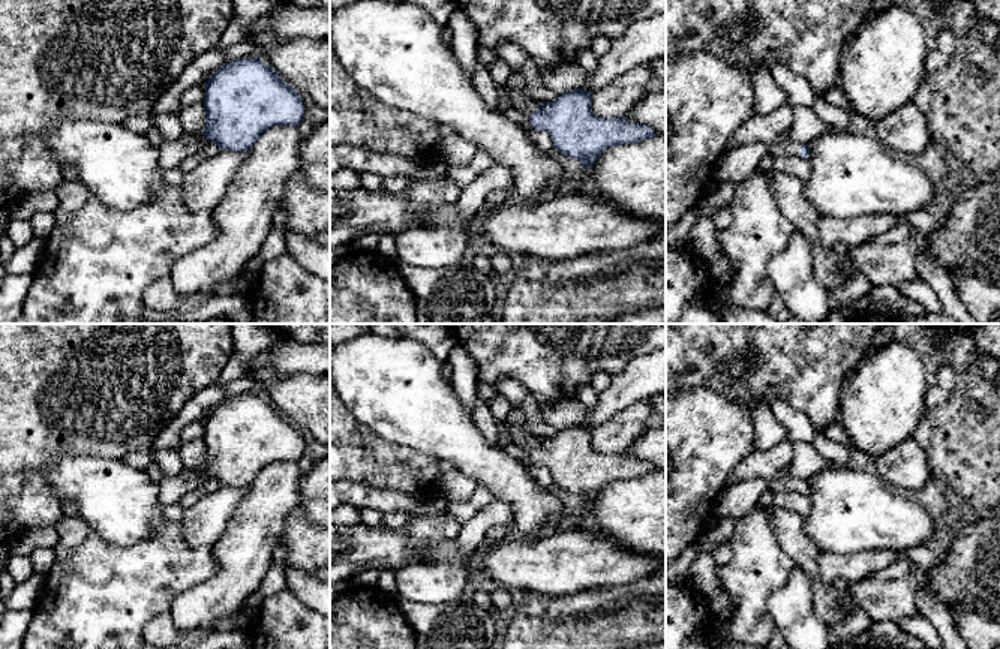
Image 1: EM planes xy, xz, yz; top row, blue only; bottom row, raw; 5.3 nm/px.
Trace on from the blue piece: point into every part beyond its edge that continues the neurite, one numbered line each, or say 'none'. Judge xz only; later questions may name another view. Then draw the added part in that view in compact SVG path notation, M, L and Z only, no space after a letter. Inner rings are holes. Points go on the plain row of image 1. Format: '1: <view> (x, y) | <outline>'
1: xz (516, 435) | M508 420L498 421L498 438L501 442L511 442L522 448L528 456L538 445L540 439L526 433L522 426L511 427Z

